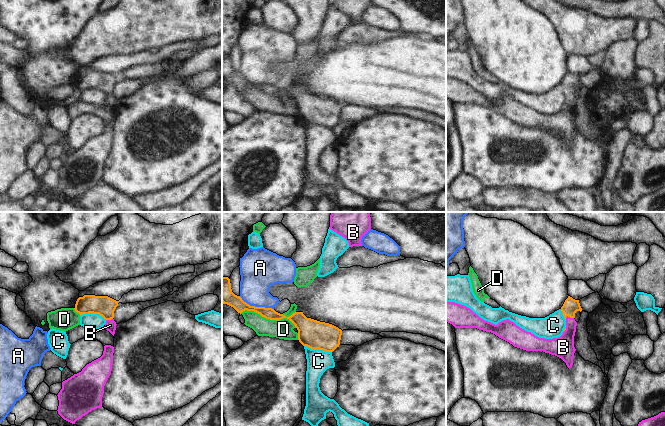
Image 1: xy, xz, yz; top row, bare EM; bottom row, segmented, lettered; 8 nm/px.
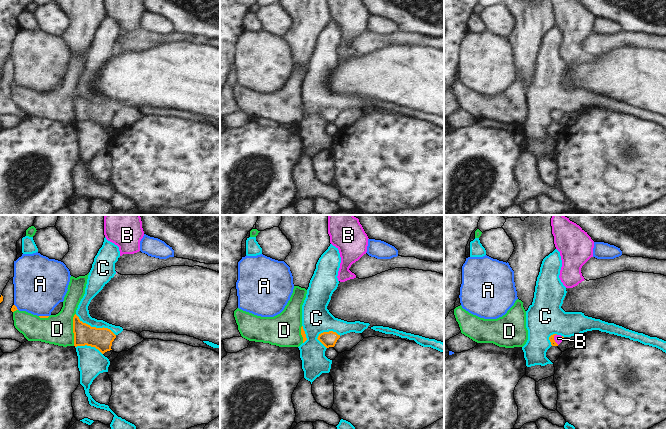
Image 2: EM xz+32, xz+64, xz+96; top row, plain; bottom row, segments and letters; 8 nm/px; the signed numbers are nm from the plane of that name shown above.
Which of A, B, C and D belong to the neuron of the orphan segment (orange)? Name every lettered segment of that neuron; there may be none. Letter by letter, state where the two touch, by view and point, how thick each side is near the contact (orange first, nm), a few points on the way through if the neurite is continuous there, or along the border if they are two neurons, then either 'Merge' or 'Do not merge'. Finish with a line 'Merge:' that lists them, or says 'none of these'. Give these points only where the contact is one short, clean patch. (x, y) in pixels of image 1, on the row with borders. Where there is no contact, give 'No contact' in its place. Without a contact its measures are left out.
A: Touches orange at xz (256, 307). Thickness 110 nm (orange) against 280 nm. Do not merge
B: Touches orange at yz (569, 316). Thickness 120 nm (orange) against 170 nm. Path across: yz (571, 306), (569, 308), (569, 316), (569, 333), (563, 346). Merge
C: Touches orange at xz (318, 348). Thickness 220 nm (orange) against 190 nm. Do not merge
D: Touches orange at xz (268, 318). Thickness 110 nm (orange) against 160 nm. Do not merge
Merge: B.

